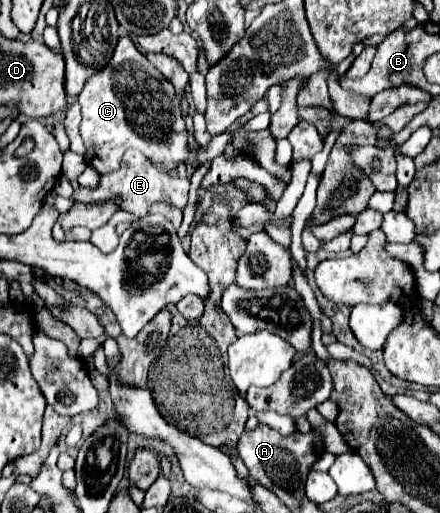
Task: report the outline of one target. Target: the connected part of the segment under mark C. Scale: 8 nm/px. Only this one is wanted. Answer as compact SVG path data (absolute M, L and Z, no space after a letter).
M122 37L116 45L112 61L104 71L96 73L78 97L82 105L80 135L86 145L86 163L100 173L120 167L126 149L140 149L154 165L174 173L178 163L188 155L186 127L180 115L180 99L170 81L136 49L130 37Z

